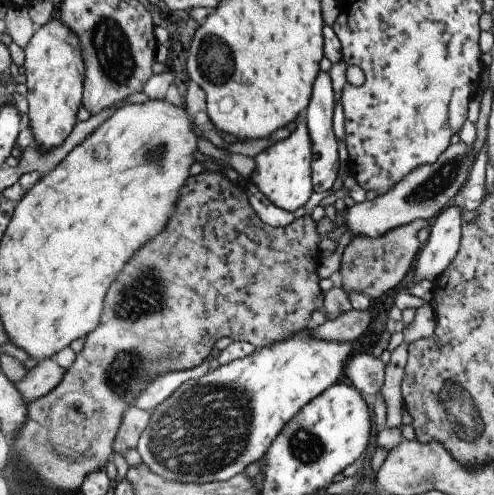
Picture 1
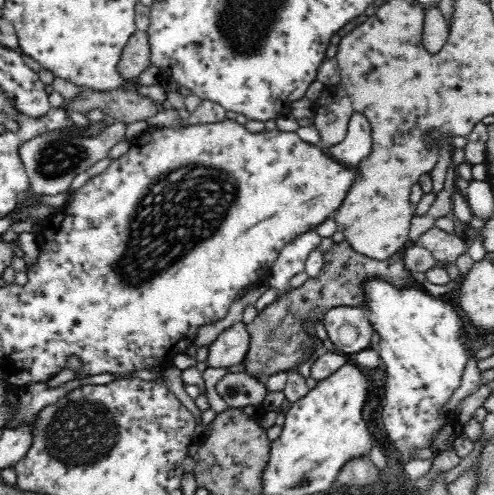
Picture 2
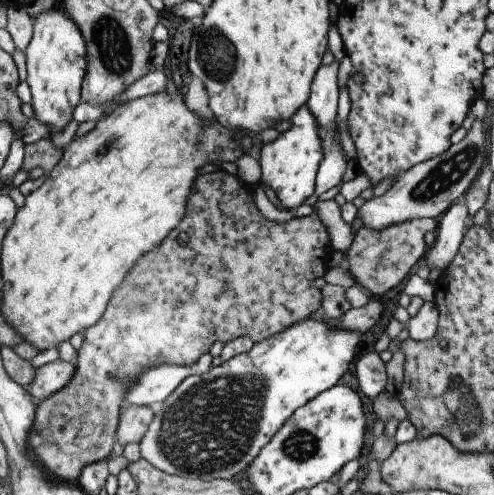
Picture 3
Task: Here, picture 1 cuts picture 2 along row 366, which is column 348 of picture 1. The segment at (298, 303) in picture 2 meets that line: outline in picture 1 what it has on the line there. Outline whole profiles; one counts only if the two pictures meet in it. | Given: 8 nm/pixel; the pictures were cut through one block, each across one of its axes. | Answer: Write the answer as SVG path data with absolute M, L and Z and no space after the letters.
M413 220L405 226L385 232L385 236L379 236L379 238L353 236L351 242L343 250L341 268L339 268L341 284L343 284L341 288L345 290L345 294L359 292L369 298L379 298L381 294L395 288L403 280L407 270L411 268L411 262L415 260L417 252L421 250L417 232L421 228L429 228L429 226L431 226L431 222L427 222L427 220Z

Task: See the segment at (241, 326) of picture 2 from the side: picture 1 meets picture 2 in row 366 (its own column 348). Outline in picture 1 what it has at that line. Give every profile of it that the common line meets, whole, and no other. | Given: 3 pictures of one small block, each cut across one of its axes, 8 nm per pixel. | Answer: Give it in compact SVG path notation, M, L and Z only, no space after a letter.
M461 140L457 144L447 146L447 150L443 150L443 154L439 154L439 158L433 164L425 164L411 170L383 196L347 208L347 216L345 216L347 226L343 226L343 230L351 230L351 236L379 238L385 236L385 232L405 226L413 220L431 222L441 212L441 208L463 188L475 156L477 154L471 150L471 146Z

